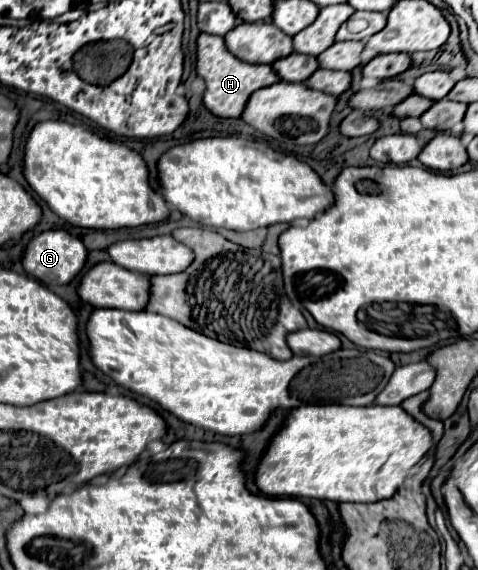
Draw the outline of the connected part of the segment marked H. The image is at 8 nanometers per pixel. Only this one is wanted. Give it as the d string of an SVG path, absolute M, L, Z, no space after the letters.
M201 33L197 39L197 73L207 81L203 101L207 109L219 117L241 117L251 93L281 81L281 77L273 71L271 65L251 65L239 61L221 41L221 37L209 37L207 33Z

